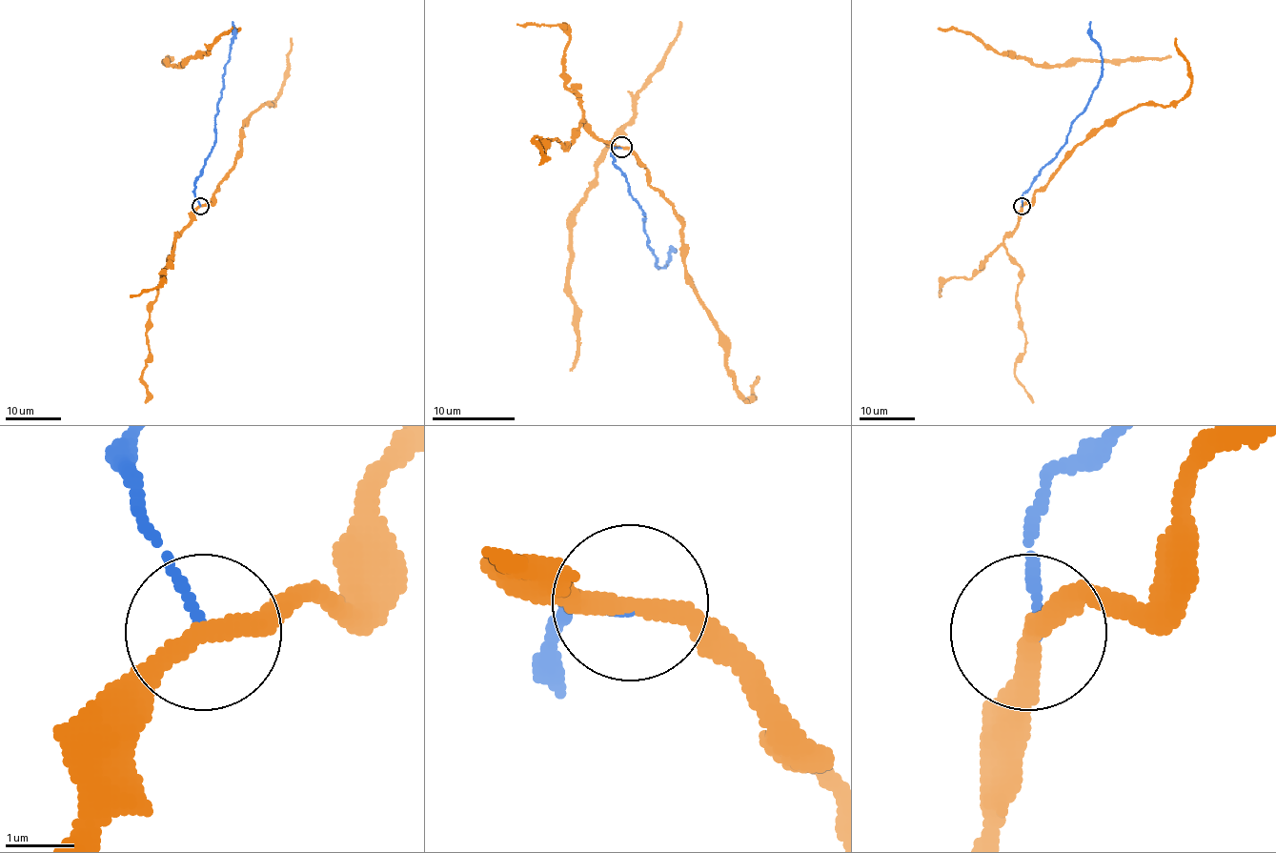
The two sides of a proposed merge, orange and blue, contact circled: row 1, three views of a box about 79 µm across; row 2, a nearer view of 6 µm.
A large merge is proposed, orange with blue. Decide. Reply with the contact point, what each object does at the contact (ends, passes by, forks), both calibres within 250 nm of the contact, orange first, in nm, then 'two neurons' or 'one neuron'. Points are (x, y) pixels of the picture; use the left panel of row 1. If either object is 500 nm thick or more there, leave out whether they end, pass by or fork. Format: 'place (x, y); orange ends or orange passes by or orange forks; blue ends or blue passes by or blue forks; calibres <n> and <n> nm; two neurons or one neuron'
place (200, 206); orange passes by; blue ends; calibres 280 and 120 nm; two neurons

